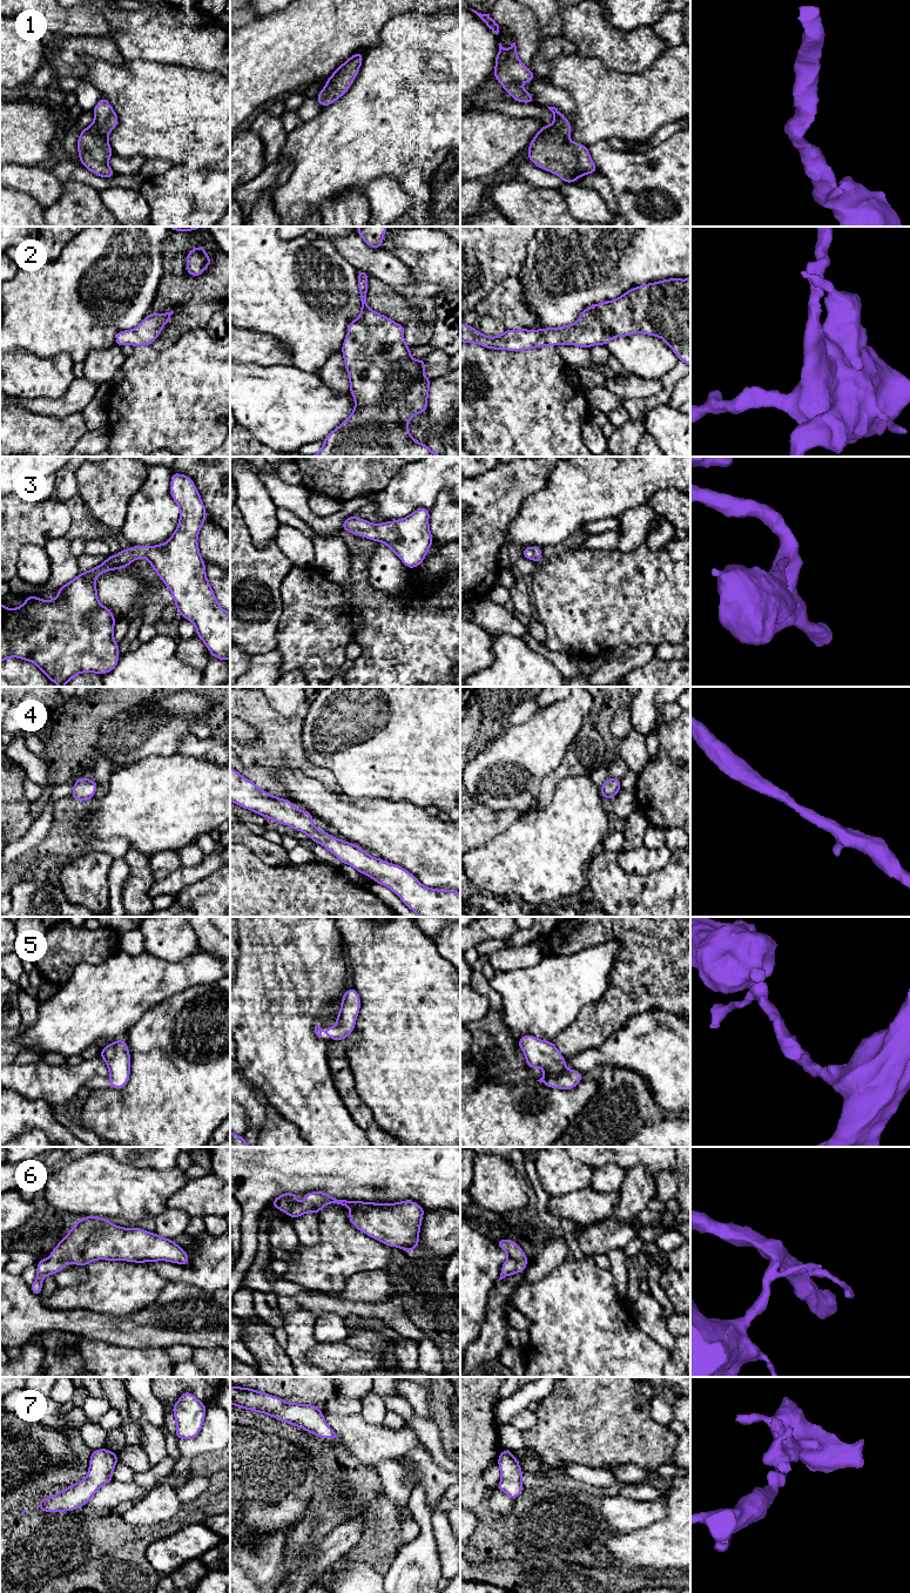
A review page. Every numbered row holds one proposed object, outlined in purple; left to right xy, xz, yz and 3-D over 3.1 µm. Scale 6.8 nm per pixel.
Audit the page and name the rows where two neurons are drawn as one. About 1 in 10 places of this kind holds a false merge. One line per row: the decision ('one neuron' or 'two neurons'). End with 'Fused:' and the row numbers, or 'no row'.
1: one neuron
2: one neuron
3: one neuron
4: one neuron
5: one neuron
6: one neuron
7: one neuron
Fused: no row

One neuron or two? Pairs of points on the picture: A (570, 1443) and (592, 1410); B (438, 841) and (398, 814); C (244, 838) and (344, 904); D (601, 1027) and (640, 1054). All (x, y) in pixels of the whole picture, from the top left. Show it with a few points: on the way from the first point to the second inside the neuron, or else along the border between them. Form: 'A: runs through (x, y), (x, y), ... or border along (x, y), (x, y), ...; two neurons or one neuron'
A: runs through (570, 1435), (586, 1418); one neuron
B: runs through (429, 841), (425, 841), (408, 823); one neuron
C: border along (257, 857), (270, 865), (285, 865), (289, 863); two neurons
D: border along (632, 1017), (602, 1043), (587, 1050); two neurons

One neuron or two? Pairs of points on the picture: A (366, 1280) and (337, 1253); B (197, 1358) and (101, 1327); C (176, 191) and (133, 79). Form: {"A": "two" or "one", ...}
{"A": "two", "B": "two", "C": "two"}

